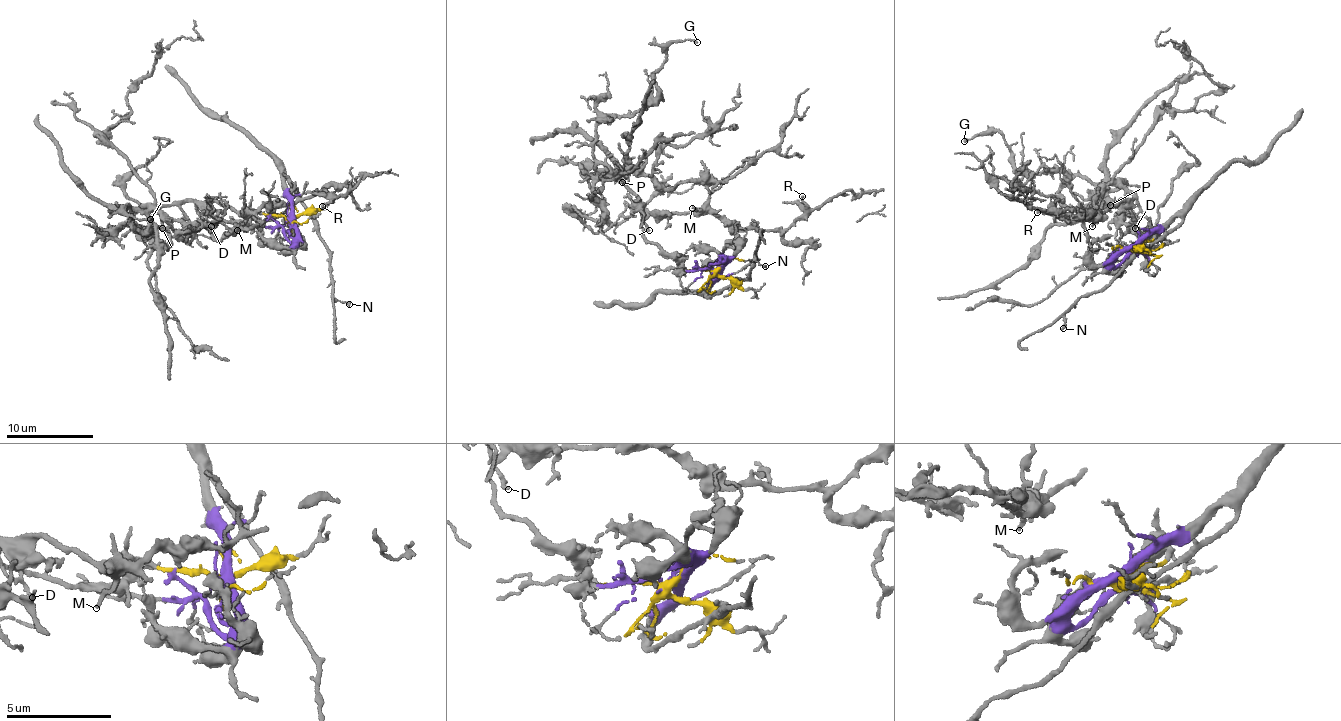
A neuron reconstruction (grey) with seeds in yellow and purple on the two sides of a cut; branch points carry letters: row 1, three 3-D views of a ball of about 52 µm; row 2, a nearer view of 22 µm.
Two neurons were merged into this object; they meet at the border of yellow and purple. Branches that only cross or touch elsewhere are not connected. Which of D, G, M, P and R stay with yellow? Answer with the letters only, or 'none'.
D, G, M, P, R

